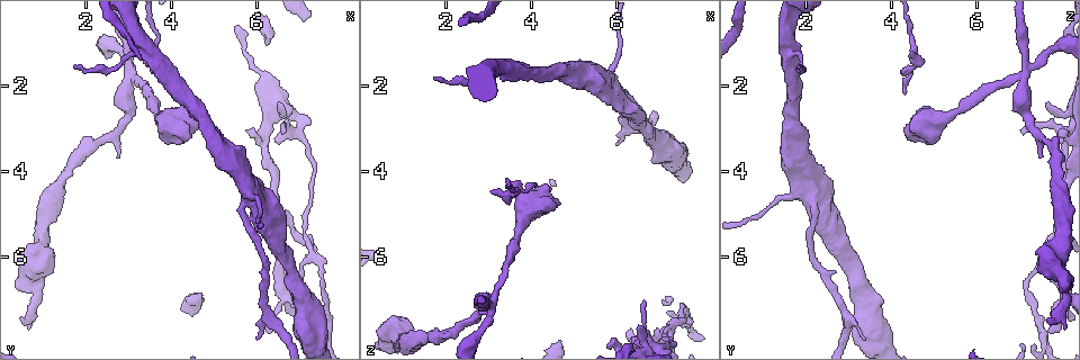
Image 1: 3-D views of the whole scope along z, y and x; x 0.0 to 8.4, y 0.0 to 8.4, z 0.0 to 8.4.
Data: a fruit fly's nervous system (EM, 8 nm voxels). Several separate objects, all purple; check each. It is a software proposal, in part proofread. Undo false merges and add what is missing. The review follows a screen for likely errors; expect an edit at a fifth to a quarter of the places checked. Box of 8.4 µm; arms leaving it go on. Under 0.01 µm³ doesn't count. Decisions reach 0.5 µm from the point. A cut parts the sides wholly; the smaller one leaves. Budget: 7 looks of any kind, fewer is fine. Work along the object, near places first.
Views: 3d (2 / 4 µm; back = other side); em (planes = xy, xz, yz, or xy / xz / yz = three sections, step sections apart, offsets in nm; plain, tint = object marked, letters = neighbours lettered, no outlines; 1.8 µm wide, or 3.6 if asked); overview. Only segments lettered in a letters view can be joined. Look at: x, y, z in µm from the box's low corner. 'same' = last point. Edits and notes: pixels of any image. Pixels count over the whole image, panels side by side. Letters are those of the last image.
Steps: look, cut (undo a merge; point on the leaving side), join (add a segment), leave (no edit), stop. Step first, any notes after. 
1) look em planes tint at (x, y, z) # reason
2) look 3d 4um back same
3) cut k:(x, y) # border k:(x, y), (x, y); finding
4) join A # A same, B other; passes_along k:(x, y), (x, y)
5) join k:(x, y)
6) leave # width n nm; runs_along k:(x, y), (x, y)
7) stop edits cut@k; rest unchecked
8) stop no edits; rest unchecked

look em planes plain at (6.15, 5.10, 2.40) # calibre changes

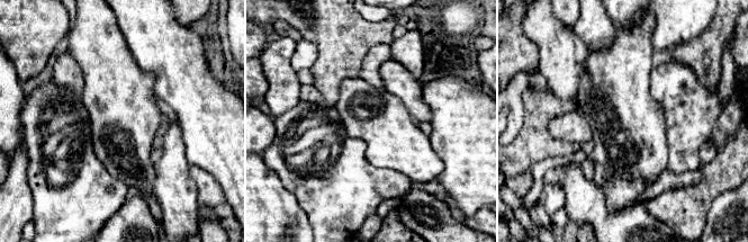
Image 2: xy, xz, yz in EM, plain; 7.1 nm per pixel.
look em planes letters same

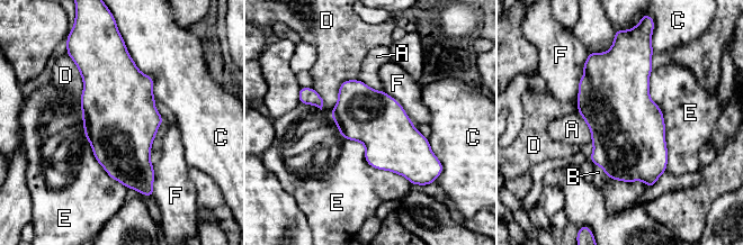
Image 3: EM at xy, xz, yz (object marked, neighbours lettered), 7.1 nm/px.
leave # width 400 nm; A other, B other, C other, D other, E other, F other; border 3:(652, 69), (667, 171); continuous, no second neuron

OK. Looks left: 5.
look em planes letters at (3.10, 1.80, 6.95) # sharp bend

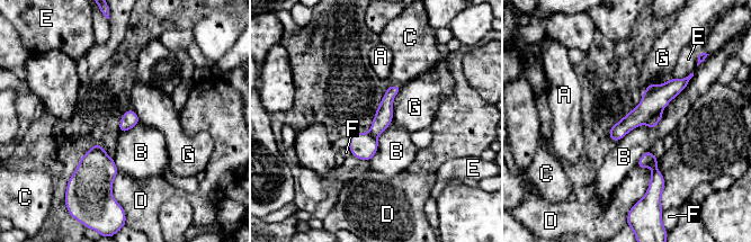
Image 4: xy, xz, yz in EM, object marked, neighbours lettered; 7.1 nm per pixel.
cut 4:(659, 99) # A other, B other, C other, D other, E other, F other, G other; border 4:(659, 87), (643, 96); a second neuron is stuck on

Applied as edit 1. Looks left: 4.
look overview # redraw

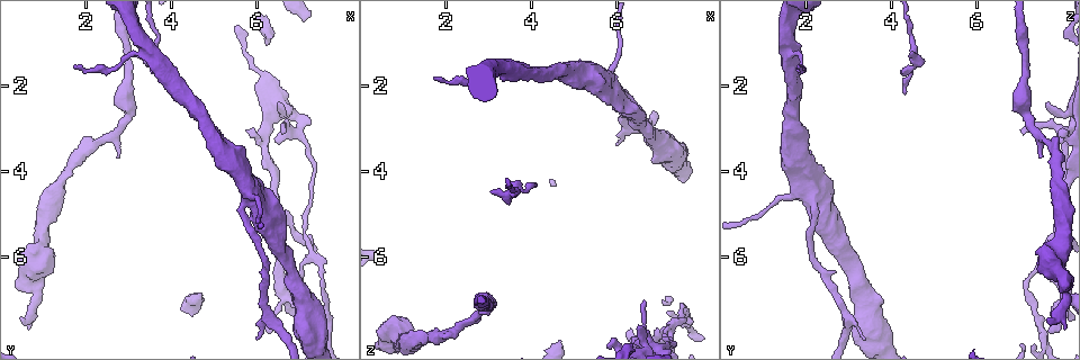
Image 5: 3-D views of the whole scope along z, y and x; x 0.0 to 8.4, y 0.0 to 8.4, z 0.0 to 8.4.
look em xz step 4 tint at (7.65, 7.75, 7.50) # a fork

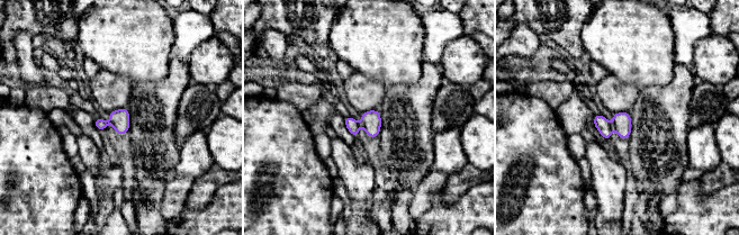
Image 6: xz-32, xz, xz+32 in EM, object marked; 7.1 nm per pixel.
look em xy step 8 letters same # cut it another way

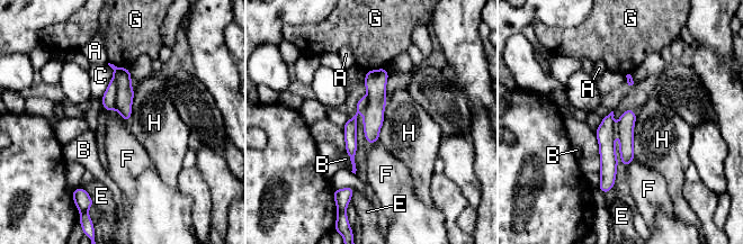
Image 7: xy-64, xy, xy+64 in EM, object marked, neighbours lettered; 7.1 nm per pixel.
cut 7:(109, 96) # longest_contact H 340 nm; A other, B other, C other, E other, F other, G other, H other; part_leaving 7:(610, 117), (607, 125), (605, 186); two neurons meet here

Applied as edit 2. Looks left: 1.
stop edits cut@4, cut@7; rest unchecked

